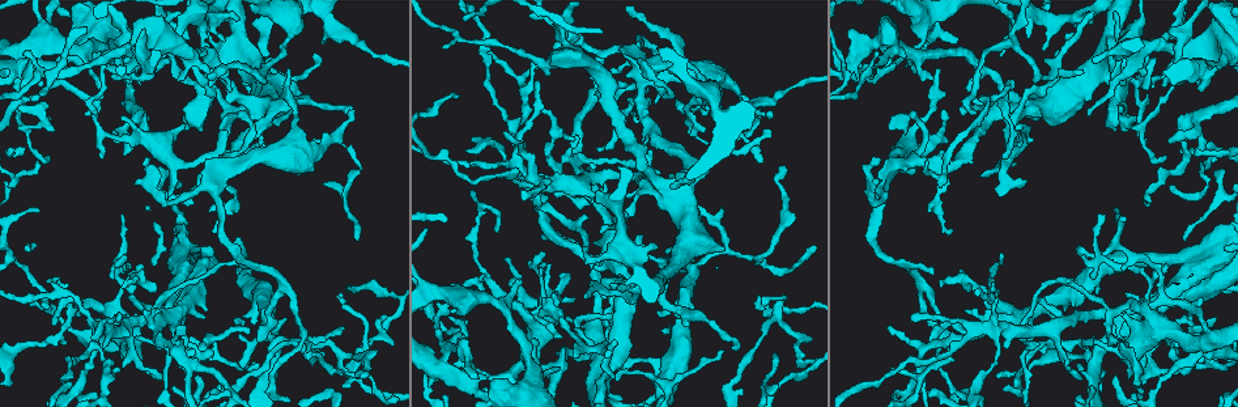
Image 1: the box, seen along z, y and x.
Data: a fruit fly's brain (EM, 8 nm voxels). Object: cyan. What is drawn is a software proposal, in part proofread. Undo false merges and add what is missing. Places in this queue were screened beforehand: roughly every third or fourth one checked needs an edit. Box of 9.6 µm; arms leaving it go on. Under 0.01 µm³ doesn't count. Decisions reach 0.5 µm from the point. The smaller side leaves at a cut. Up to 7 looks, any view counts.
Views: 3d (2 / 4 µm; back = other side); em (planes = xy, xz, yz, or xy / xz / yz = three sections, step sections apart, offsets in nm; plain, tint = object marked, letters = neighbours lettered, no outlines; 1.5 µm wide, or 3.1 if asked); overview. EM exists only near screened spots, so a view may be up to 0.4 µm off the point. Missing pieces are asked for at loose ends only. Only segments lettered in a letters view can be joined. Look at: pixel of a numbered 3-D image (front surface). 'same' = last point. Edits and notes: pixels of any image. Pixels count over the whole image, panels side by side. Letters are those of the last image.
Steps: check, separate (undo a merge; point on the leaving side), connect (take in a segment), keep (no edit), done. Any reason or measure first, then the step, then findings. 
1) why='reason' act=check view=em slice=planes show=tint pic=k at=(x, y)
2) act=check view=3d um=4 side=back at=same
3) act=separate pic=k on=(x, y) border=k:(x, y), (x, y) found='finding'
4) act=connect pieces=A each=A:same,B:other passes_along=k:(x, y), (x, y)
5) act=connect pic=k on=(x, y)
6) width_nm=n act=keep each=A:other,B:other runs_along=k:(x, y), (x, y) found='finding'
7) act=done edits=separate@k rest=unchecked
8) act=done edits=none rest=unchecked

why='sharp bend' act=check view=em slice=xz step=4 show=tint pic=1 at=(93, 398)

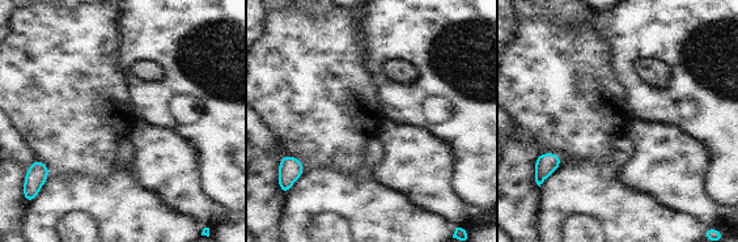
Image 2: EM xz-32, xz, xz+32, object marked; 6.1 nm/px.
why='another direction' act=check view=em slice=planes show=letters at=same

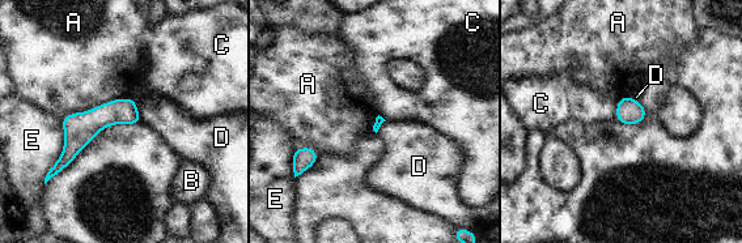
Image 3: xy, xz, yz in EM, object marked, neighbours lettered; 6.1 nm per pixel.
act=keep each=A:other,B:other,C:other,D:other,E:other border=3:(619, 98), (615, 120) found='all the same neuron'

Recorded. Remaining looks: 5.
why='three arms meet' act=check view=em slice=planes show=plain pic=1 at=(1197, 355)

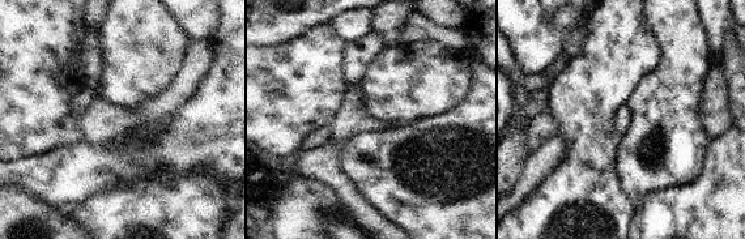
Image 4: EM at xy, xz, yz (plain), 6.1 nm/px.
act=check view=em slice=planes show=tint at=same

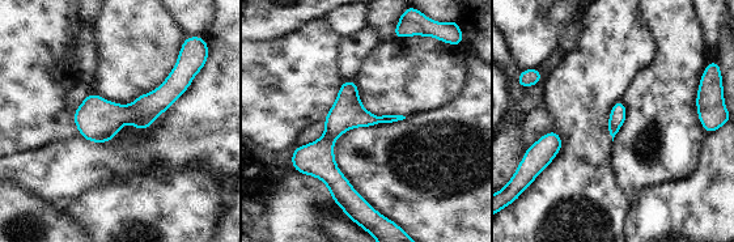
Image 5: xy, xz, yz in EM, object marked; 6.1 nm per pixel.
why='what lies round it' act=check view=em slice=planes show=letters at=same

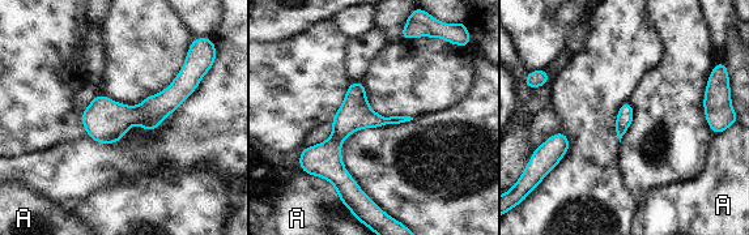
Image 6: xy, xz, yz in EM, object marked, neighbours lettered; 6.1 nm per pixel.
act=keep each=A:other border=6:(303, 172), (324, 178), (347, 206) found='one neuron here'

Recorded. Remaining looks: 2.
why='tapers out' act=check view=em um=3.1 slice=planes show=tint pic=1 at=(356, 240)

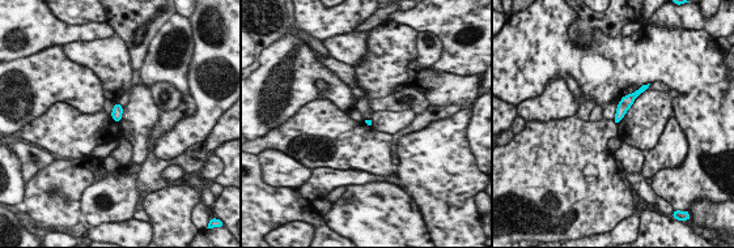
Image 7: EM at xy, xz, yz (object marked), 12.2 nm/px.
act=check view=em um=3.1 slice=planes show=letters at=same

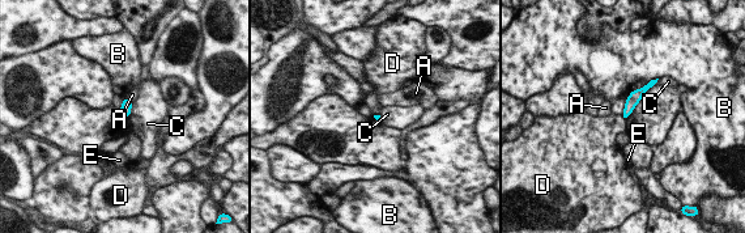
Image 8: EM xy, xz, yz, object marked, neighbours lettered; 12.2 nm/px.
act=keep each=A:other,B:other,C:other,D:other,E:other border=8:(622, 115), (625, 121) found='no lettered segment goes on from it'

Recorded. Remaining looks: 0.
act=done edits=none rest=unchecked

